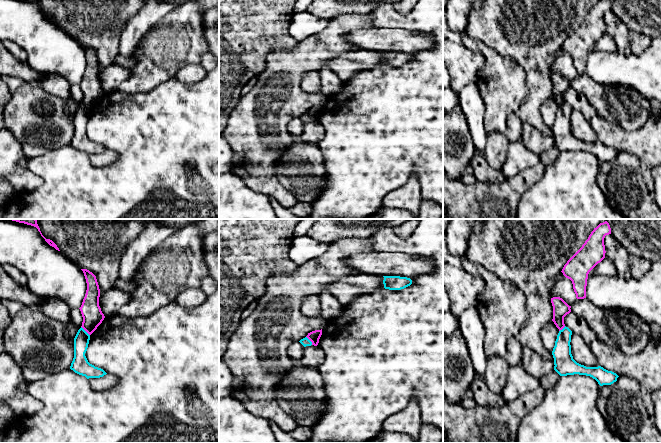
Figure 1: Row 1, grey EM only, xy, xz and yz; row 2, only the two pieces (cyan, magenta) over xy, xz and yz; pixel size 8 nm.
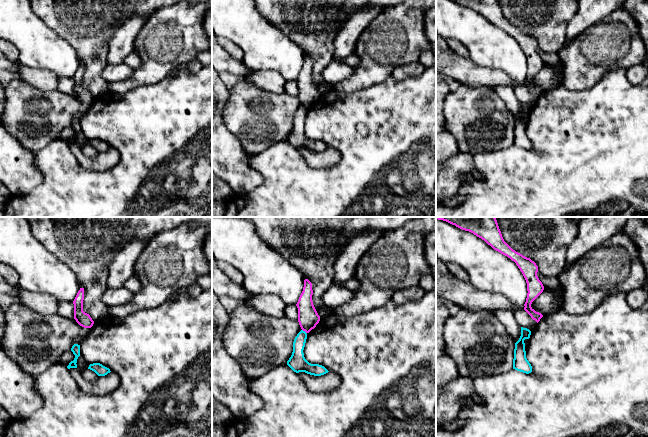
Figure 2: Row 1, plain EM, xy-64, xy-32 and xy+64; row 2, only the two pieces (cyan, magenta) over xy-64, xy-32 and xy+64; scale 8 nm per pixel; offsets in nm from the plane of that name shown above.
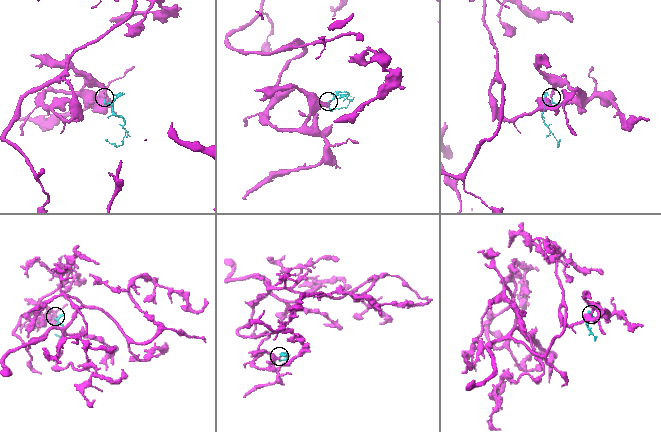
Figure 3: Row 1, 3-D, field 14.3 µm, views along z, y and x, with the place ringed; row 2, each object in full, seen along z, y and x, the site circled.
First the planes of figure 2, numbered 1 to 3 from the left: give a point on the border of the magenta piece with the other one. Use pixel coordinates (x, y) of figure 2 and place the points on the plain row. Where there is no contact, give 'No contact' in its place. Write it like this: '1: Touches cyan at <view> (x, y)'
1: No contact
2: Touches cyan at xy-32 (304, 107)
3: No contact

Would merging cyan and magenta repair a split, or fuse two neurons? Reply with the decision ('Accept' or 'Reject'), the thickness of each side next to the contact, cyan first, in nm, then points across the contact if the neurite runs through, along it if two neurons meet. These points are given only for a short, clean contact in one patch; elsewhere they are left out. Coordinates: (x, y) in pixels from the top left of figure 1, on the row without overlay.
Reject. Thickness 120 nm (cyan) against 160 nm. Boundary: xy (81, 102), (89, 111)

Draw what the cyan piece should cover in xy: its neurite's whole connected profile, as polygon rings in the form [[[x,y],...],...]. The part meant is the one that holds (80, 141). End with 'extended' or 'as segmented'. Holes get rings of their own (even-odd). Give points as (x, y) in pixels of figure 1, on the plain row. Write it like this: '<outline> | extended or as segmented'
[[[81,103],[74,114],[74,134],[70,145],[75,149],[89,154],[100,154],[107,149],[90,140],[85,132],[90,116],[90,111]]] | as segmented

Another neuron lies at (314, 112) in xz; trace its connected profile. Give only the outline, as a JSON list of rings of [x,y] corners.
[[[322,105],[312,107],[308,109],[306,113],[312,118],[312,121],[317,122],[321,111],[322,111]]]

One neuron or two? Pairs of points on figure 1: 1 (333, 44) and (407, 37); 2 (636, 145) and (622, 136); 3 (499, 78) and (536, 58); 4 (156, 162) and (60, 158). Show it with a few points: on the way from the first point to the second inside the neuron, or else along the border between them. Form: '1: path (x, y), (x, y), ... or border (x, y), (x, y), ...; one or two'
1: border (368, 27), (349, 31), (345, 39); two
2: path (633, 142), (625, 139); one
3: border (500, 54), (512, 58), (521, 67), (528, 88); two
4: path (132, 172), (84, 173); one

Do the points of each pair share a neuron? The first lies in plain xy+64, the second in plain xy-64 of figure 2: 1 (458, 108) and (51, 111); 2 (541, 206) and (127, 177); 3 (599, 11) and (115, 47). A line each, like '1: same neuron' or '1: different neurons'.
1: same neuron
2: same neuron
3: same neuron

